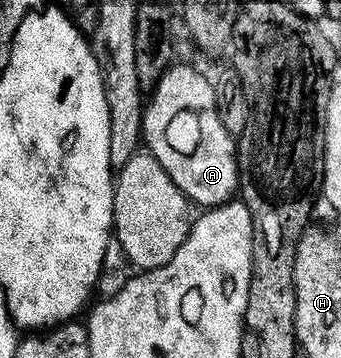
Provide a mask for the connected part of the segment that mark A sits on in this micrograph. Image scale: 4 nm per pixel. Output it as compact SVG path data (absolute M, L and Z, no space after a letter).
M175 63L158 80L142 110L142 141L150 156L158 160L164 171L168 171L172 183L176 183L187 202L202 205L198 207L213 207L231 200L239 192L235 138L220 123L211 78L197 73L192 66Z

